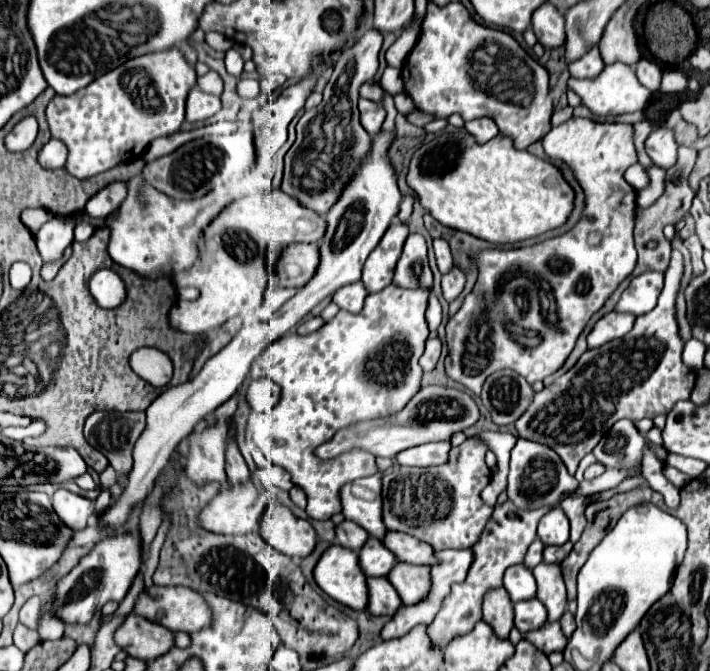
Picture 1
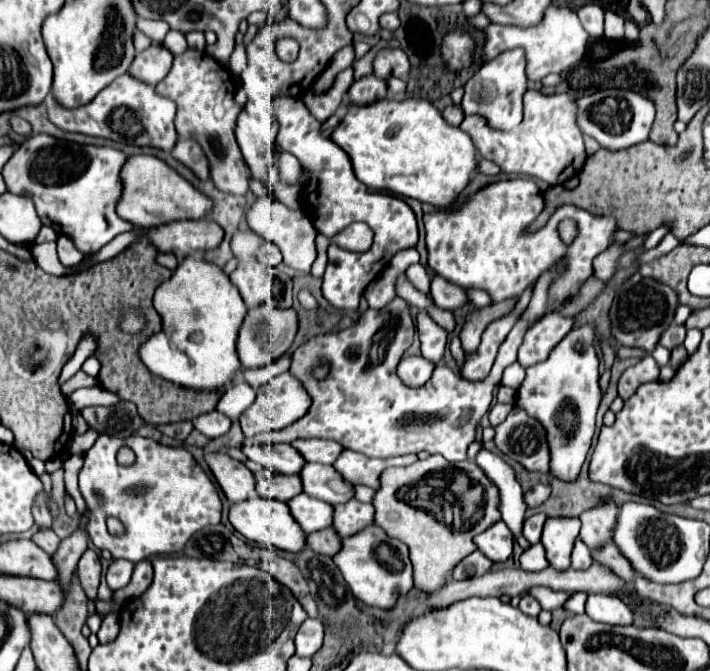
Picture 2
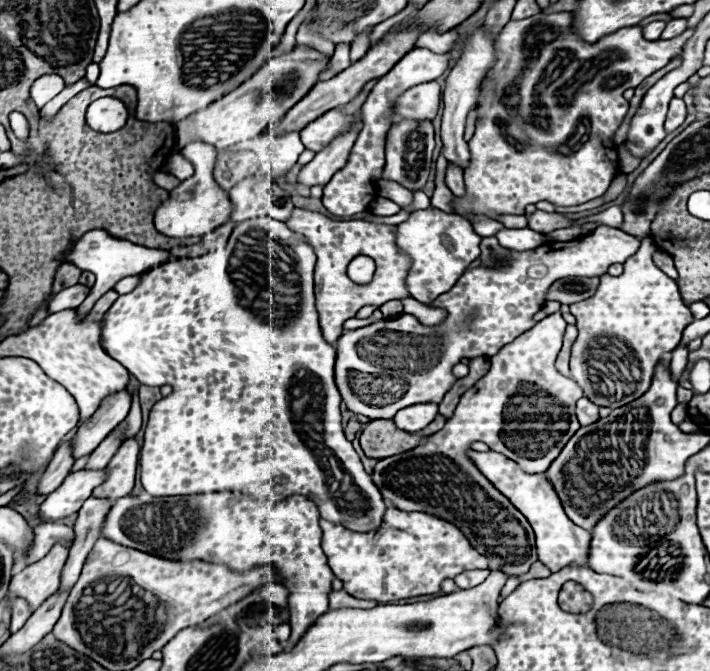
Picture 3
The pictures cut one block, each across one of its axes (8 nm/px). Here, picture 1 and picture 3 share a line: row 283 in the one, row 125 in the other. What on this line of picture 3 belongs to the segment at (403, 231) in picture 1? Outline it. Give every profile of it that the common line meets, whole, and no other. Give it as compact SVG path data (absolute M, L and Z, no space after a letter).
M416 48L410 50L388 74L378 78L376 86L372 88L370 96L366 98L362 106L362 130L358 134L358 140L348 156L348 162L344 170L338 170L332 180L324 186L324 196L322 204L326 206L328 212L336 216L354 216L360 212L366 212L370 202L376 200L376 184L382 180L382 170L384 170L384 144L386 144L386 134L392 126L390 122L390 110L394 110L398 102L398 94L404 94L410 86L418 86L422 82L436 80L438 76L444 74L444 70L450 66L450 56L448 54L434 54L426 48Z

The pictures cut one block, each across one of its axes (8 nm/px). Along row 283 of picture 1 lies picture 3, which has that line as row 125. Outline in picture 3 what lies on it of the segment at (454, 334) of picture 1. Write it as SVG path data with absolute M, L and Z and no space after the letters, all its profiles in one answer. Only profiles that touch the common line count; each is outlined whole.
M558 12L558 14L536 14L536 16L530 16L530 18L524 18L524 20L510 20L500 36L498 36L498 42L496 42L496 52L498 52L498 60L496 64L492 66L492 70L488 72L488 76L484 78L482 82L482 94L480 94L480 100L478 100L478 122L476 122L476 132L472 136L472 140L468 142L468 148L470 148L470 164L468 168L464 168L464 184L466 184L466 194L462 198L456 198L454 196L454 212L460 214L462 218L468 218L470 216L484 216L484 218L498 218L498 216L520 216L522 210L528 206L528 204L536 204L540 200L548 200L556 206L578 206L578 204L584 204L584 202L590 202L598 196L602 196L610 182L614 180L614 176L618 174L618 154L616 154L616 144L610 142L616 134L616 130L620 128L620 124L624 122L626 114L628 114L628 104L626 100L622 98L622 94L628 90L628 88L634 88L638 86L644 78L648 78L650 74L654 74L656 70L664 68L672 58L680 56L682 54L682 48L686 44L686 40L690 38L690 28L672 38L672 40L644 40L642 38L642 28L640 26L632 26L632 28L626 28L626 30L618 30L602 40L598 40L596 44L586 44L582 42L574 32L572 32L572 14L570 12Z

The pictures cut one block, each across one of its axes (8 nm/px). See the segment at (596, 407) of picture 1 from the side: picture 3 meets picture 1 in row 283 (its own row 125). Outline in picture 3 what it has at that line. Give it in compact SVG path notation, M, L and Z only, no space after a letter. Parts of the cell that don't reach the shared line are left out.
M674 98L674 100L670 102L670 110L668 110L666 124L664 124L666 132L676 130L676 128L678 128L678 126L680 126L684 120L686 120L686 104L684 104L684 100Z

